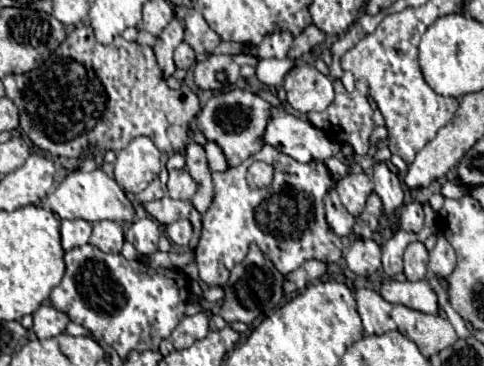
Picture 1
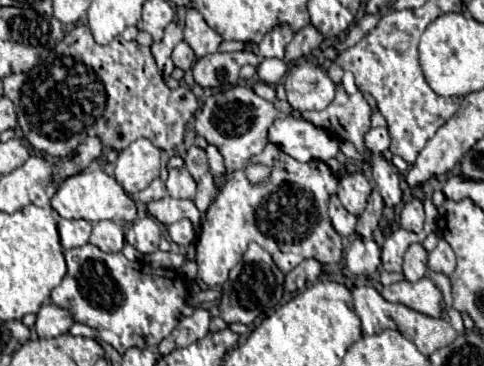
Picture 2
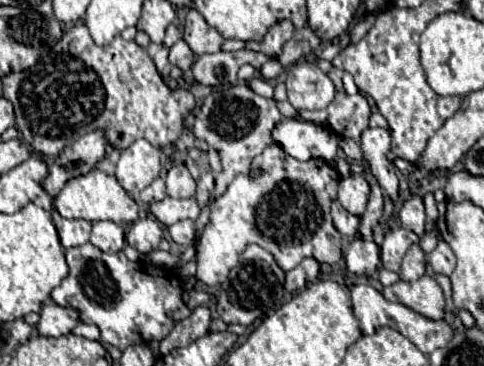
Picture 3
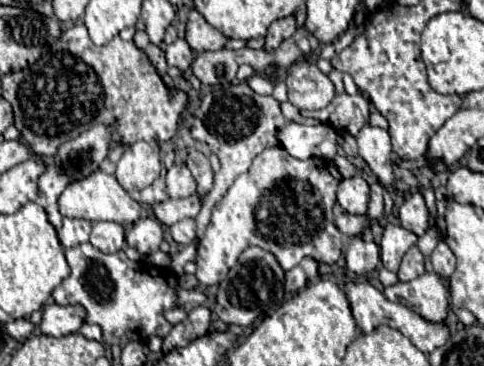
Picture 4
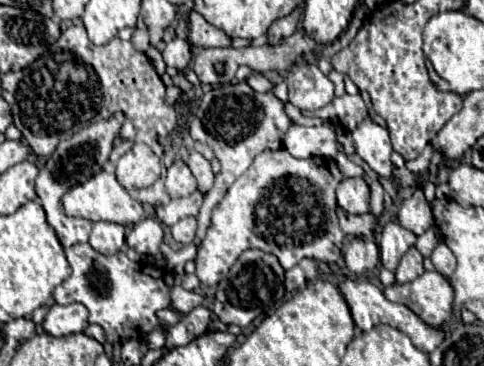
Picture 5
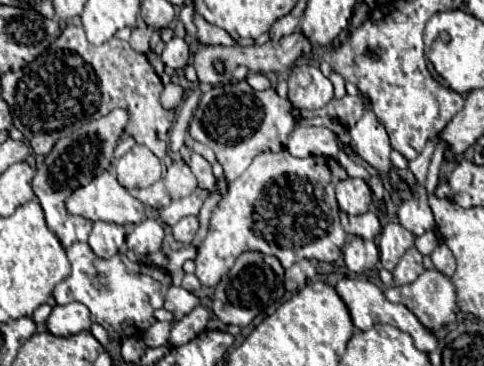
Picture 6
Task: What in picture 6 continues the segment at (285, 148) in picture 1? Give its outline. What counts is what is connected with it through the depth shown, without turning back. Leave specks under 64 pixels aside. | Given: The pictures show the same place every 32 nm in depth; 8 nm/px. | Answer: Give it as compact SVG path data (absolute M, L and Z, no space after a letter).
M298 126L290 134L286 148L292 156L298 156L298 158L306 158L310 154L336 158L340 152L336 134L328 128L316 128L316 126Z

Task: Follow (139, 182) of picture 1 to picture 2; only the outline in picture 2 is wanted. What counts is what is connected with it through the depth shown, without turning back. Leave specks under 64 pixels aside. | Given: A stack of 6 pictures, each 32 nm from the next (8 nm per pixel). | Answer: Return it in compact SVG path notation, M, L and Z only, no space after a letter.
M146 138L124 148L116 162L116 180L128 194L138 194L160 174L160 150Z

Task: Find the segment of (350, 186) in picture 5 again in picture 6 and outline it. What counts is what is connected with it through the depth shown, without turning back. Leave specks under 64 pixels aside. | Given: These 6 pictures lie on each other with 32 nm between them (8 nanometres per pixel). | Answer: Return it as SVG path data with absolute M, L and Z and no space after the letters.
M346 178L336 186L336 200L342 212L358 216L368 212L372 204L372 192L364 180Z

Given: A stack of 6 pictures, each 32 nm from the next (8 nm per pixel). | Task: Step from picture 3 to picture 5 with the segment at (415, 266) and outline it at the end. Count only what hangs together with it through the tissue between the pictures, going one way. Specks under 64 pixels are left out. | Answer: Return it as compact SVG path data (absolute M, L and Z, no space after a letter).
M412 246L400 260L394 276L396 276L396 282L398 284L406 284L406 282L412 282L414 278L418 278L420 274L424 272L424 266L422 266L422 254Z

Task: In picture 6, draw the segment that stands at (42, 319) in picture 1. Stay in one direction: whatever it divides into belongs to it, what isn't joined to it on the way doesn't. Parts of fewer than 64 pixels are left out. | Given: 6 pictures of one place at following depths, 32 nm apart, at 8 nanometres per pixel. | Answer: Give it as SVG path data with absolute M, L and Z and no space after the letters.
M72 302L66 306L54 306L46 324L54 336L72 336L88 330L92 322L88 308L80 302Z

